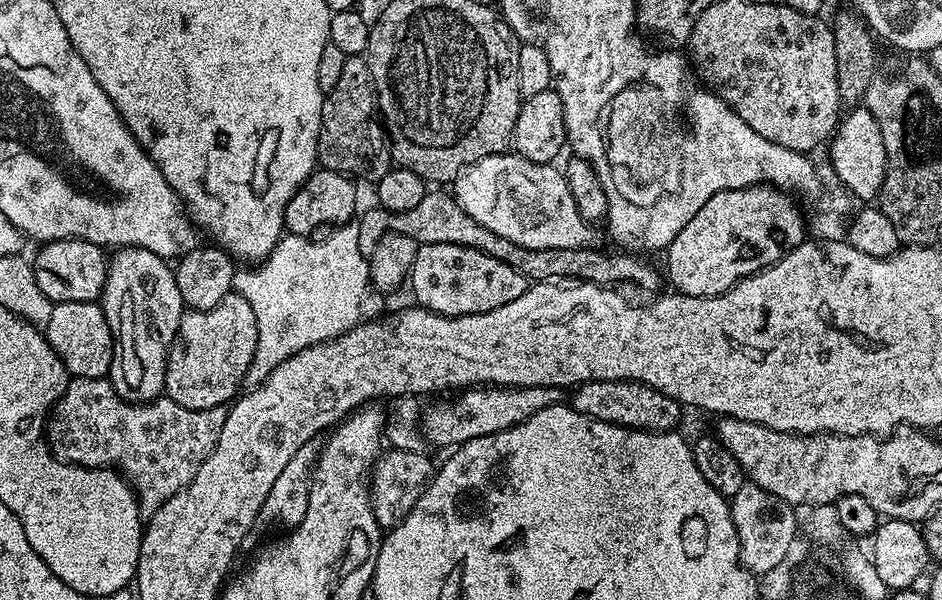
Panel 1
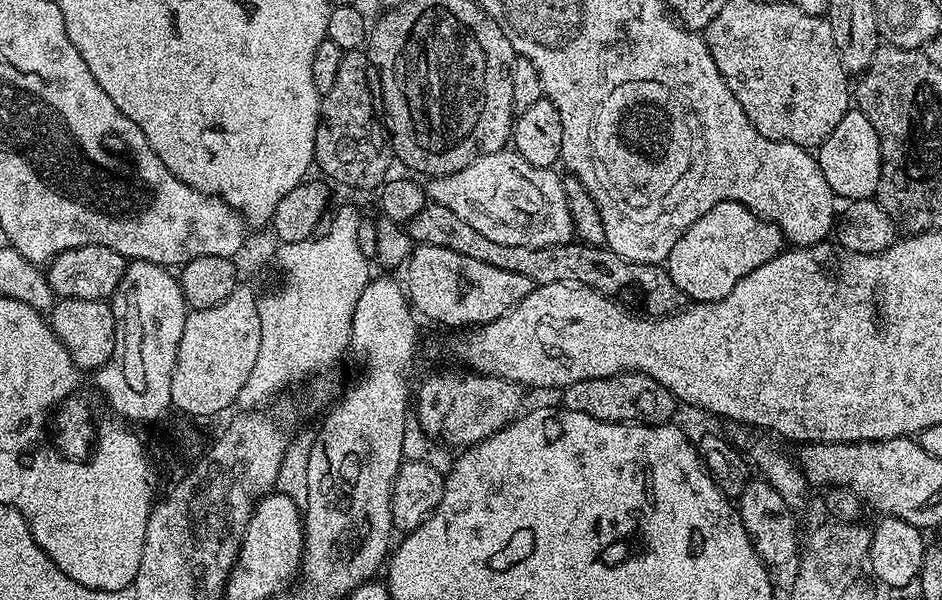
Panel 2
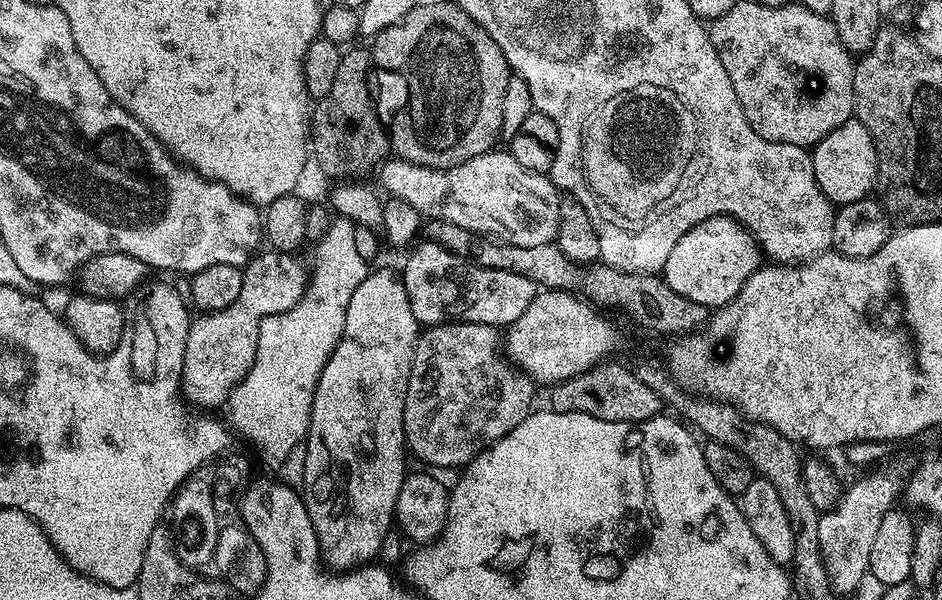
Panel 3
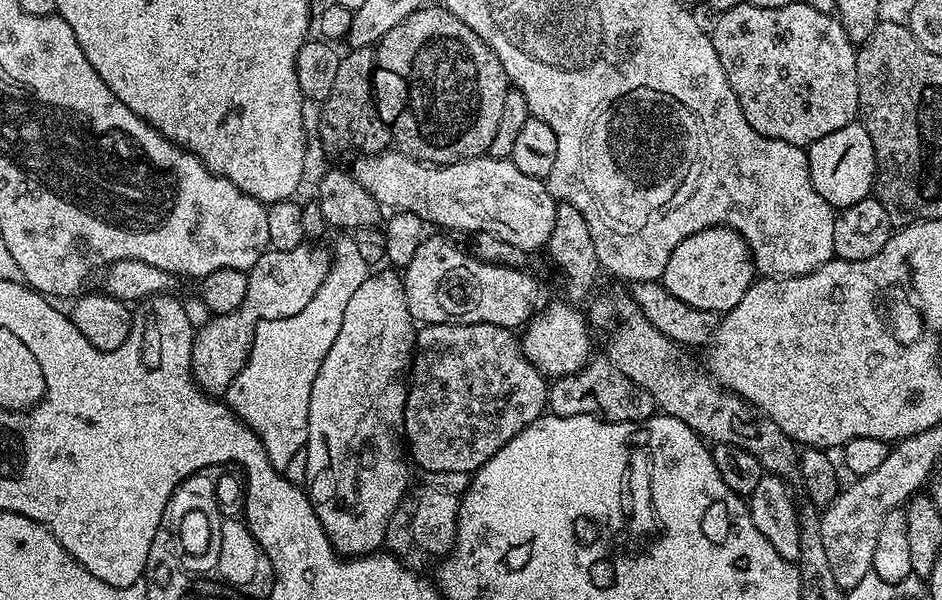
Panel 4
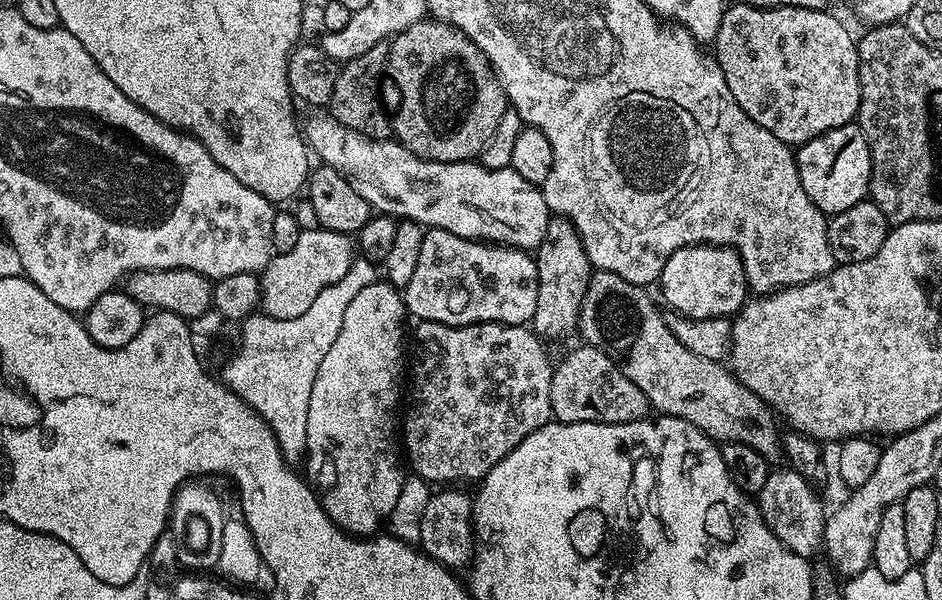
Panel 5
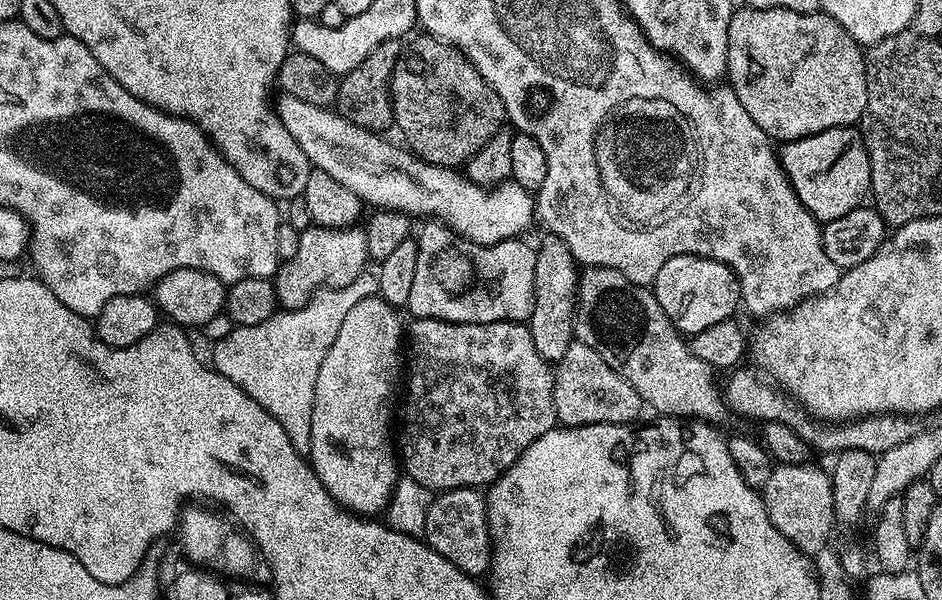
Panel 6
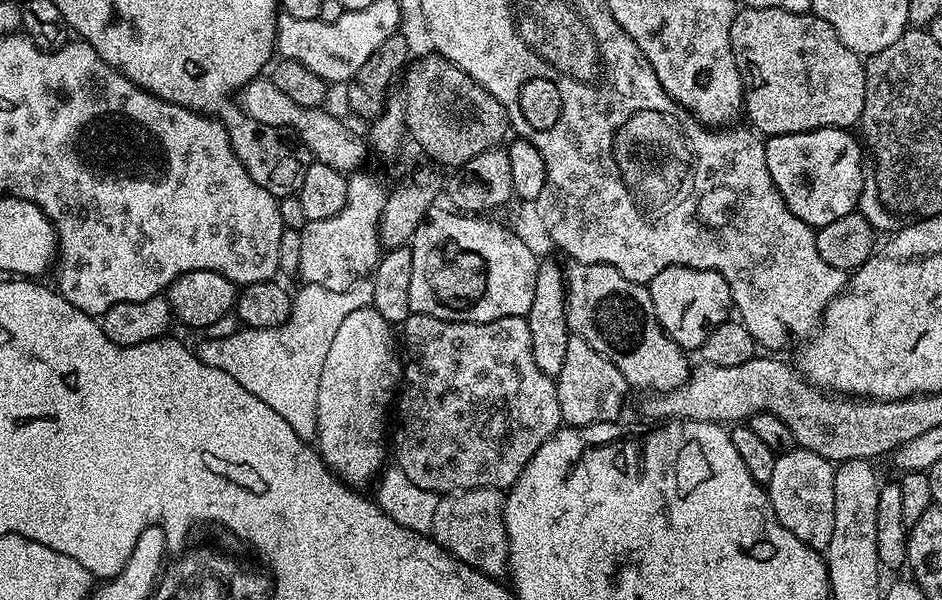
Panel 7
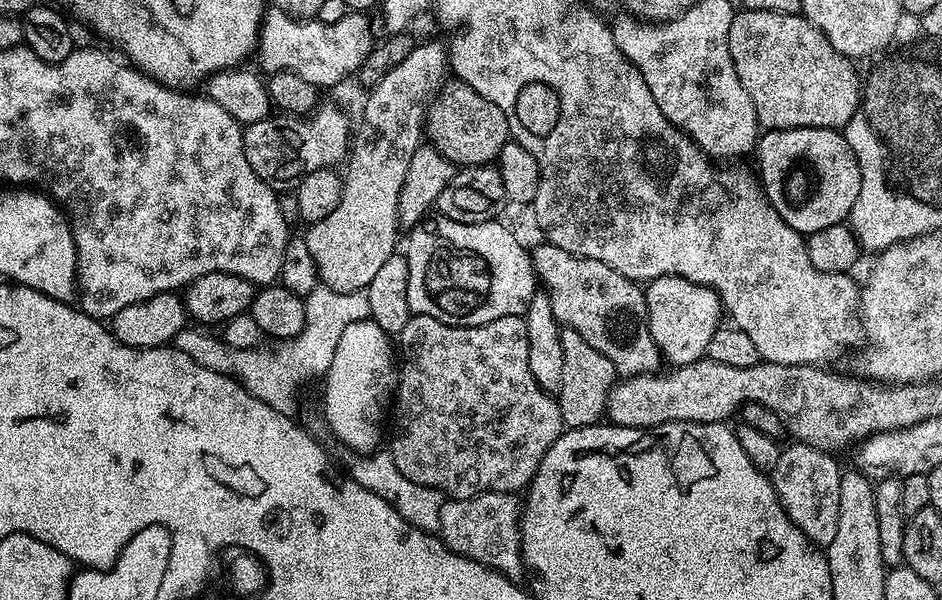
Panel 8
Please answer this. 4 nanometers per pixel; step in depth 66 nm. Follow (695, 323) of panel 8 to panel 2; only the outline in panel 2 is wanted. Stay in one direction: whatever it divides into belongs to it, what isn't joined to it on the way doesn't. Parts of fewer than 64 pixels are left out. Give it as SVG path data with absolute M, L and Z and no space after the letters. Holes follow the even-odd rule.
M727 200L706 210L706 214L674 242L666 267L674 286L678 286L689 301L721 300L738 286L742 277L770 262L785 248L786 241L778 225L760 219L745 204Z

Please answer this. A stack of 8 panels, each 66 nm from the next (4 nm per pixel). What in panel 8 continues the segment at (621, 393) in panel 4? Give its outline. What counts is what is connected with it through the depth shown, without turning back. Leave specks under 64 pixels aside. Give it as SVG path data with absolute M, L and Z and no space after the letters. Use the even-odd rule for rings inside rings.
M561 327L562 342L562 386L558 393L560 413L568 428L585 428L587 424L597 423L605 415L608 406L608 395L612 385L618 379L616 367L606 358L606 354L598 354L590 342L578 334L578 330Z

